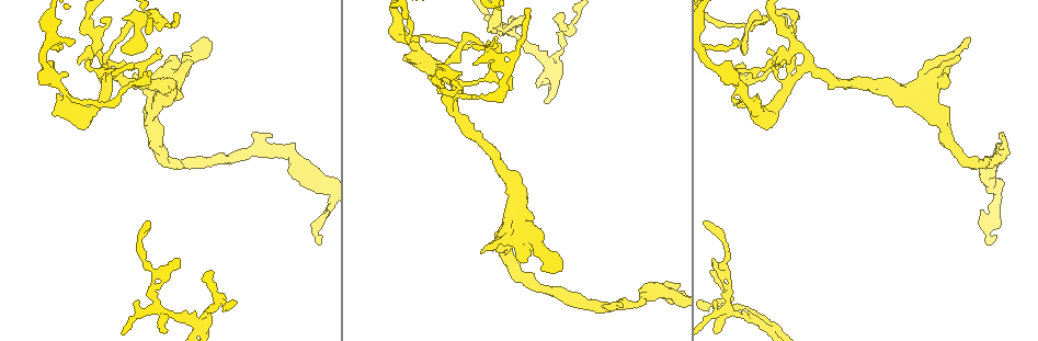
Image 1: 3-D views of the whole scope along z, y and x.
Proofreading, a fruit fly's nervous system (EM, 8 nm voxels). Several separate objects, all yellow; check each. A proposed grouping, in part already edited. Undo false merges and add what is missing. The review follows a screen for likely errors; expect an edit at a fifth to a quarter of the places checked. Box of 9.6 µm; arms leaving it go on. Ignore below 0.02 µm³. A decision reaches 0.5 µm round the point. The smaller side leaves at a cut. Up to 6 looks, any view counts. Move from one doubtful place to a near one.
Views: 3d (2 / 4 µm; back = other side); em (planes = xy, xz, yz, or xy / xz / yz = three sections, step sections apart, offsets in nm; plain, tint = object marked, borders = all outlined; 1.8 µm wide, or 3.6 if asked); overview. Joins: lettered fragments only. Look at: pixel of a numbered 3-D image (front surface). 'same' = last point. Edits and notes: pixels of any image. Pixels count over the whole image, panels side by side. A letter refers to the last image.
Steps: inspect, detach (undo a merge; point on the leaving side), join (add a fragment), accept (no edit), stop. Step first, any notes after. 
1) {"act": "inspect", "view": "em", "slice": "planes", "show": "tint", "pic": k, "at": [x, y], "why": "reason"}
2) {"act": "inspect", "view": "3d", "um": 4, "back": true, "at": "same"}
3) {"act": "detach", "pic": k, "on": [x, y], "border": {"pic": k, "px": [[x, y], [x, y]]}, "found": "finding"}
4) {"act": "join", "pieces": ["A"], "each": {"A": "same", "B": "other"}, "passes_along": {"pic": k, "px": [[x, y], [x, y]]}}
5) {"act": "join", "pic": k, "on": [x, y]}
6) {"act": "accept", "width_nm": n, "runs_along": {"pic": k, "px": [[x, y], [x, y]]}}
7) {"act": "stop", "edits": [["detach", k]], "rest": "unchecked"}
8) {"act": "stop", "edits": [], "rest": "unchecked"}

{"act": "inspect", "view": "3d", "um": 4, "pic": 1, "at": [752, 310], "why": "three-way junction"}

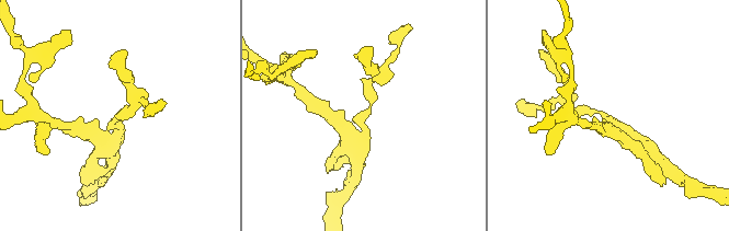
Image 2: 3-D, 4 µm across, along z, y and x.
{"act": "inspect", "view": "em", "slice": "planes", "show": "tint", "pic": 2, "at": [605, 117], "arms": 3, "arm_widths_nm": [190, 220, 220]}

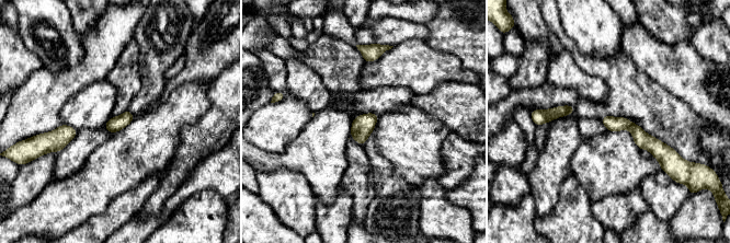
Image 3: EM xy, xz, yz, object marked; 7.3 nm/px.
{"act": "inspect", "view": "em", "slice": "planes", "show": "borders", "at": "same", "why": "what lies round it"}

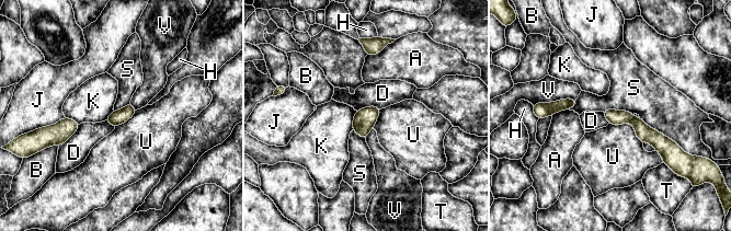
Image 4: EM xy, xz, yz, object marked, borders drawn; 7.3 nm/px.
{"act": "accept", "each": {"A": "other", "B": "other", "D": "other", "H": "other", "J": "other", "K": "other", "S": "other", "T": "other", "U": "other", "V": "other"}, "border": {"pic": 4, "px": [[640, 117], [681, 148]]}, "found": "all the same neuron"}

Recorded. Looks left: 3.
{"act": "inspect", "view": "em", "slice": "xz", "step": 4, "show": "borders", "pic": 1, "at": [994, 236]}

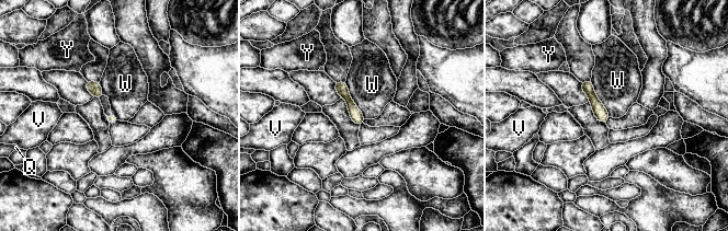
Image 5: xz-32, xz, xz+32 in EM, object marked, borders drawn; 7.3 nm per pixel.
{"act": "inspect", "view": "em", "slice": "yz", "step": 16, "show": "borders", "at": "same", "why": "another direction"}

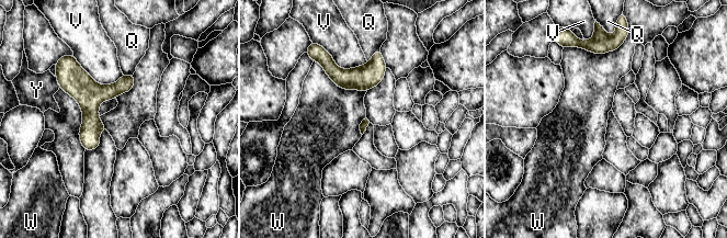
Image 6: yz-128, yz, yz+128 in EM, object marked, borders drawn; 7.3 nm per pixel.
{"act": "accept", "longest_contact_nm": ["W", 440], "each": {"Q": "other", "V": "other", "W": "other", "Y": "other"}, "runs_along": {"pic": 6, "px": [[80, 70], [90, 100], [91, 147]]}, "found": "none of them fits"}

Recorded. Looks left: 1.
{"act": "stop", "edits": [], "rest": "unchecked"}

